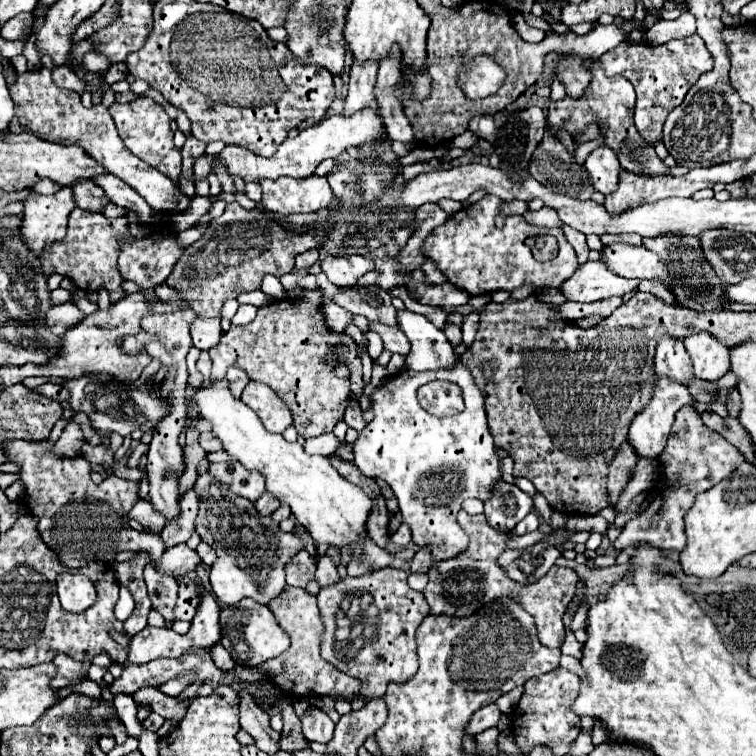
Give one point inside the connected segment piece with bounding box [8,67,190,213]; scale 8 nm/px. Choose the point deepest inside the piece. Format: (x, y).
(54, 114)

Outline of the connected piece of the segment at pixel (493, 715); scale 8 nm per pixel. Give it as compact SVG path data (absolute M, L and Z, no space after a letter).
M496 703L484 705L484 707L480 707L480 709L472 715L466 733L478 735L480 731L484 731L484 729L488 729L488 727L496 727L498 721L500 721L500 717L502 717L502 711L496 707Z

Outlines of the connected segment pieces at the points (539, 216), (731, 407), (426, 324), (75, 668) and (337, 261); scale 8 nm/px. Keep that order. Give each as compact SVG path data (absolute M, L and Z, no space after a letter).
M542 207L540 211L526 211L524 219L528 223L552 223L550 227L560 227L562 225L562 221L558 219L556 211L550 209L550 207Z
M730 389L728 401L726 401L728 417L720 417L716 413L704 411L702 421L706 427L718 431L722 437L726 437L730 443L734 443L746 457L746 461L754 463L754 451L750 451L750 437L746 431L742 431L742 425L738 423L738 411L740 411L740 395L736 389Z
M402 309L396 311L396 321L412 343L412 349L406 357L406 367L414 371L426 371L446 367L450 359L456 359L444 331L434 327L424 315Z
M56 655L52 663L56 665L56 677L50 681L52 689L60 689L64 685L70 685L70 683L76 683L76 681L84 679L80 675L80 663L78 661L74 661L66 655Z
M326 255L320 259L320 271L336 287L354 285L358 277L374 269L374 261L362 255Z

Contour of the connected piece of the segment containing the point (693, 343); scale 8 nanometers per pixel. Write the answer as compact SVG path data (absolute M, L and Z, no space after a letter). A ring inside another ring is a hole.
M700 331L684 339L686 351L692 357L694 375L704 381L716 381L730 369L730 349L712 333Z

